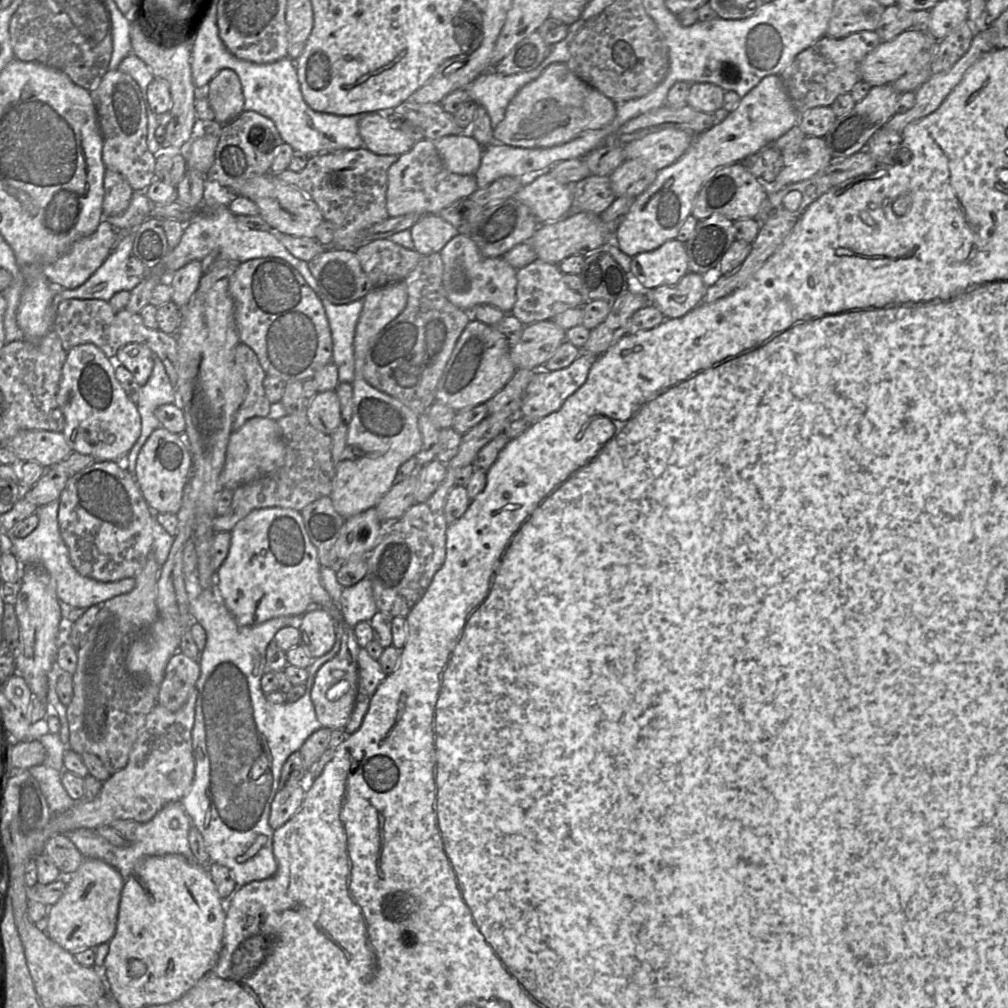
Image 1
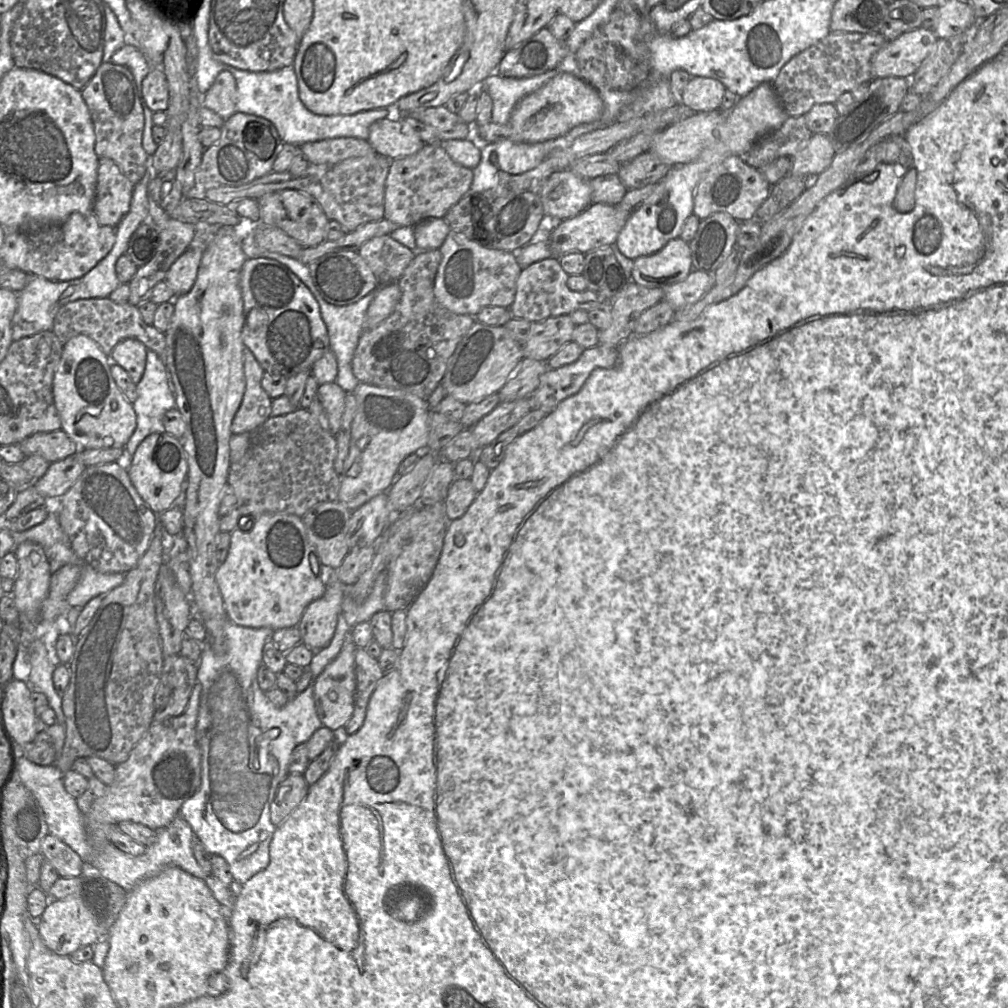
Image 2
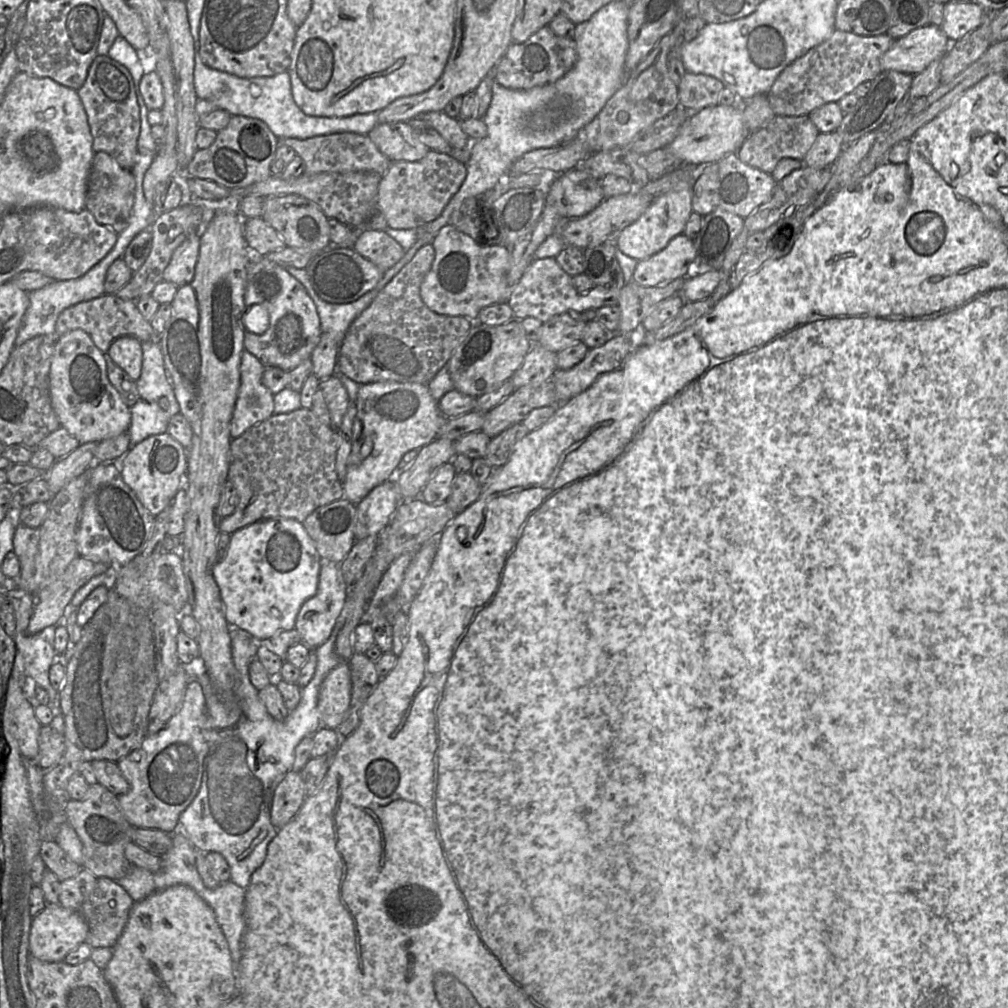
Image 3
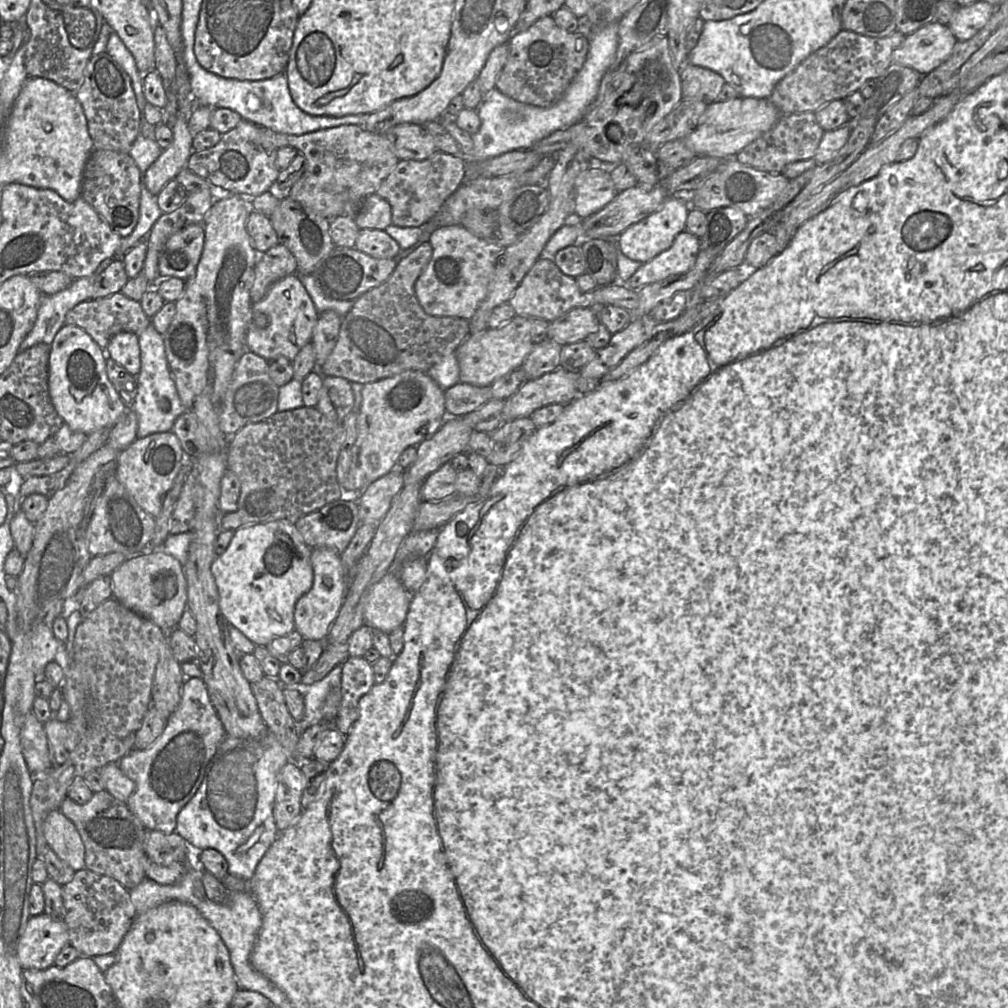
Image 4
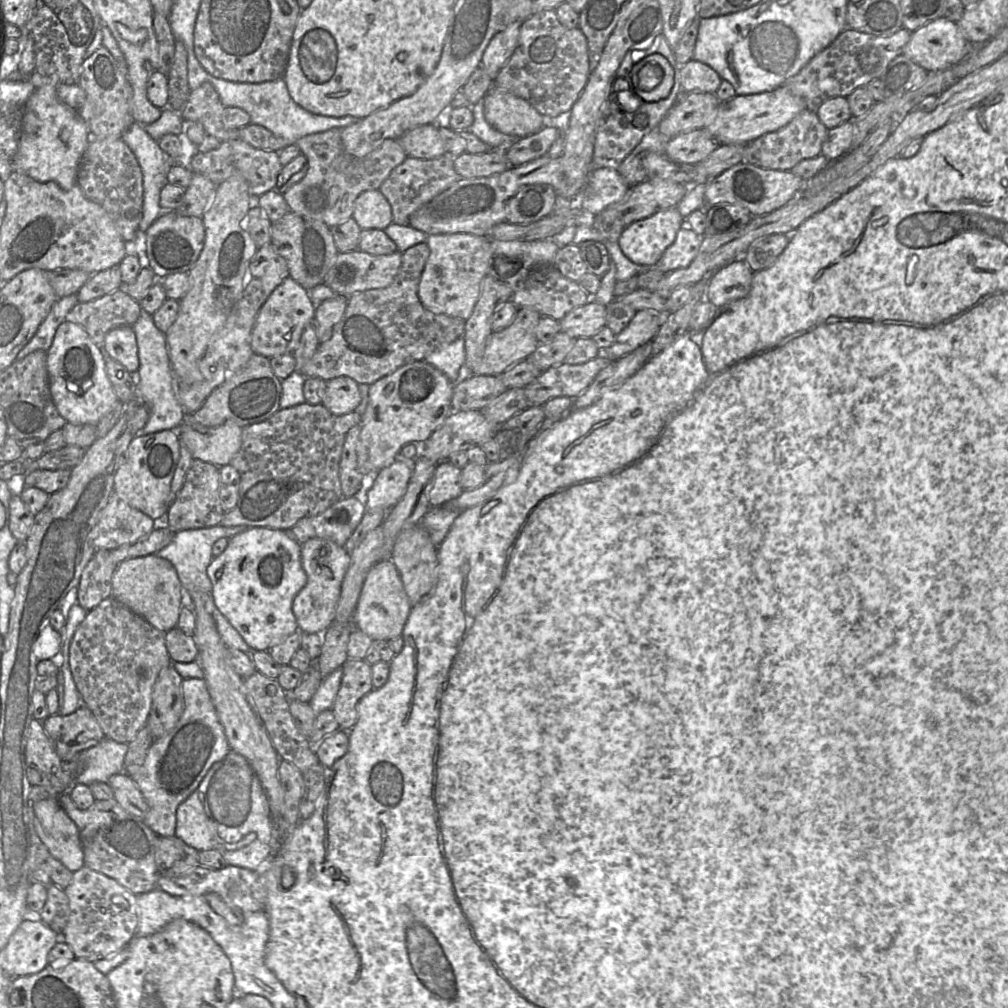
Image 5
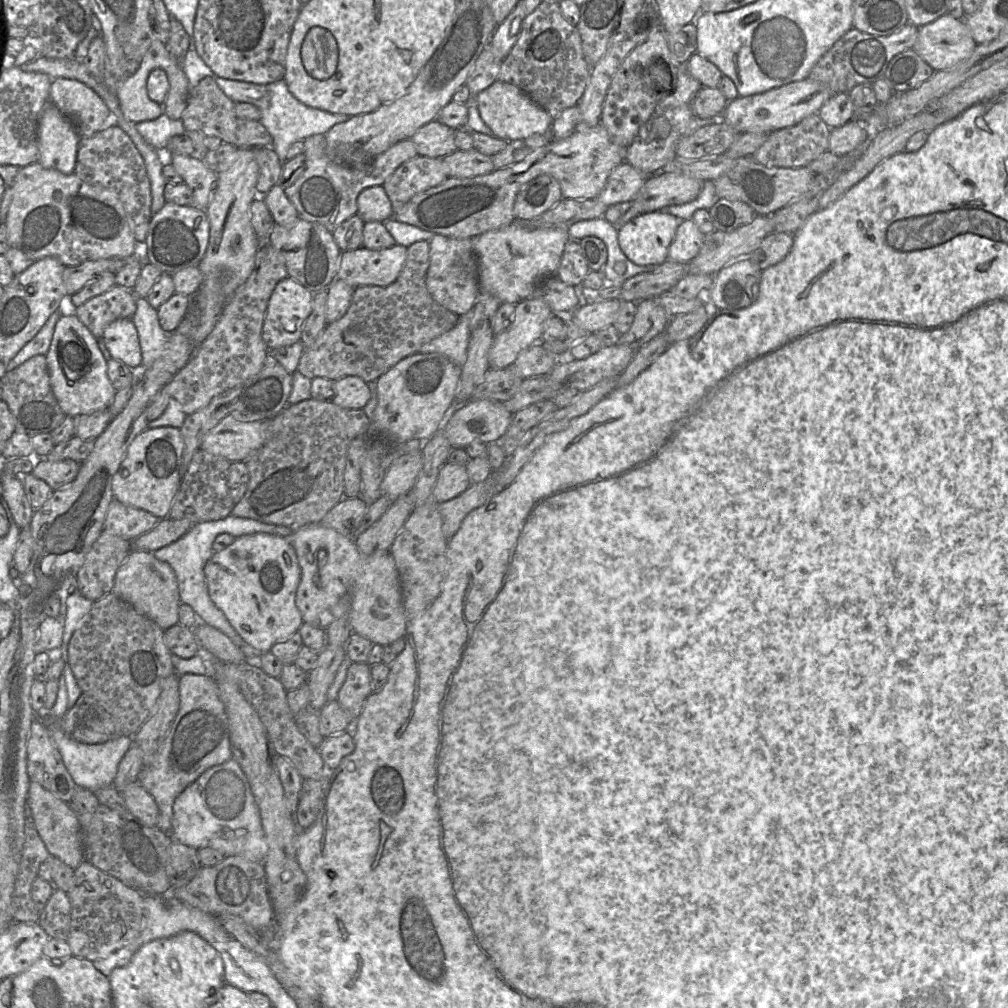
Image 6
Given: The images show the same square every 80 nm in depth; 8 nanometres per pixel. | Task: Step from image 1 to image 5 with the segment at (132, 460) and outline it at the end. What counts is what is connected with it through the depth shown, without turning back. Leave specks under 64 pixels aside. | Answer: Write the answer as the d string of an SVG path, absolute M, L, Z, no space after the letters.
M143 309L132 327L136 335L140 363L136 399L149 409L149 419L137 435L152 434L163 430L177 431L186 411L178 401L178 380L174 376L170 363L166 335L156 327L153 316Z

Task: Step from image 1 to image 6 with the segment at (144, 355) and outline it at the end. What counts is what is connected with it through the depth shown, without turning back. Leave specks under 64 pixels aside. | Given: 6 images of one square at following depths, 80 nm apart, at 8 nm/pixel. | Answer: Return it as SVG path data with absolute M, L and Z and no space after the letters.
M120 319L109 324L101 340L112 359L133 369L134 373L140 373L142 354L138 333L131 319Z

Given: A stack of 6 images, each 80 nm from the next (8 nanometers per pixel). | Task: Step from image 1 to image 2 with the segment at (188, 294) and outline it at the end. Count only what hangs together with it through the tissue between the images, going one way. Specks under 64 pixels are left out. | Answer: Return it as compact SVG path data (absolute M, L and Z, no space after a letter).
M188 248L170 267L165 281L176 296L188 293L196 280L203 249Z

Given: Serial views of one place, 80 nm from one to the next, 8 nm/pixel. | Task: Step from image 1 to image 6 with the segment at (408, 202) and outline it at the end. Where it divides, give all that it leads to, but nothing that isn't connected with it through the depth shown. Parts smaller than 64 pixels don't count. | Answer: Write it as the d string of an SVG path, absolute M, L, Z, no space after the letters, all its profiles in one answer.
M417 155L401 164L382 186L391 202L394 215L394 213L399 212L412 197L440 185L447 178L446 165L443 164L442 158L429 158Z

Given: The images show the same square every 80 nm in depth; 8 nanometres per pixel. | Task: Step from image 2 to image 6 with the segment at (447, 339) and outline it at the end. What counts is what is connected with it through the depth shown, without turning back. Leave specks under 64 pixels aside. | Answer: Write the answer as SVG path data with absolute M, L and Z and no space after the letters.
M418 241L407 248L406 261L395 282L388 286L356 287L345 315L327 324L315 342L304 350L297 371L310 380L319 377L336 381L357 376L365 382L376 381L403 358L418 353L422 345L451 330L459 316L438 304L430 295L426 286L429 265L429 242Z

